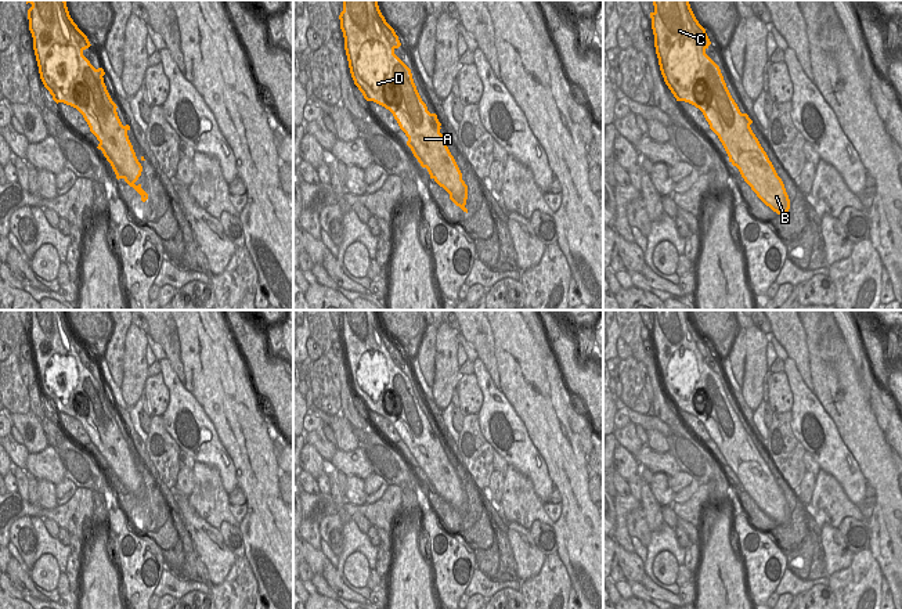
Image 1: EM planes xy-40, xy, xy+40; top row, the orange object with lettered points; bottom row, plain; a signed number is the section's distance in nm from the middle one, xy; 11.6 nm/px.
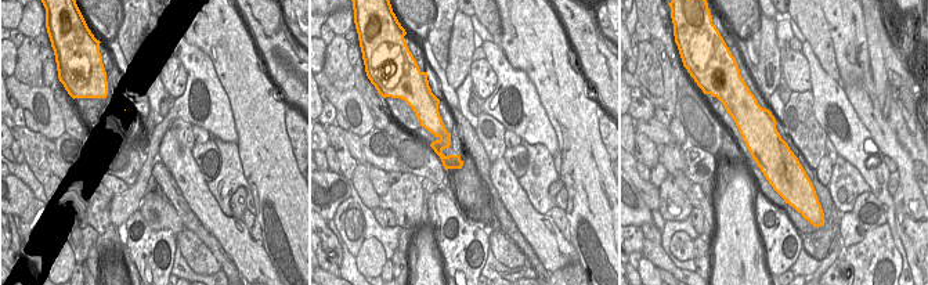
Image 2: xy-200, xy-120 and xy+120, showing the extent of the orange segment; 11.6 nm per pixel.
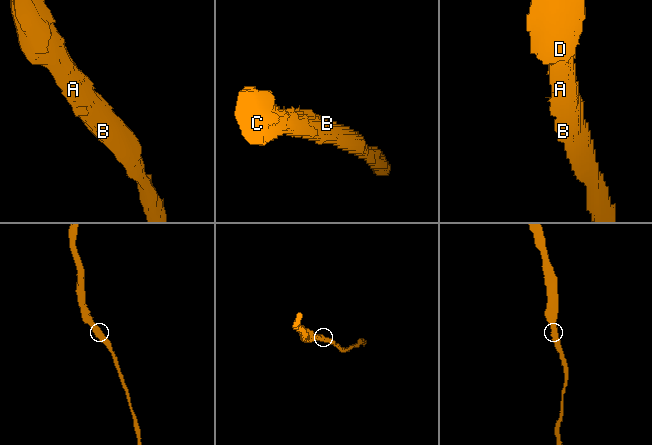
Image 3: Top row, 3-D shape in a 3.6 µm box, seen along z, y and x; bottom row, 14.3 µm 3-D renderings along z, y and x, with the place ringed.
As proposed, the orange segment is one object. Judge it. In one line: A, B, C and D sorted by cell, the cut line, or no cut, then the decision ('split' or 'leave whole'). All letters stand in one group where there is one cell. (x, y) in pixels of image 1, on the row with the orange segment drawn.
A B C D; no cut; leave whole

